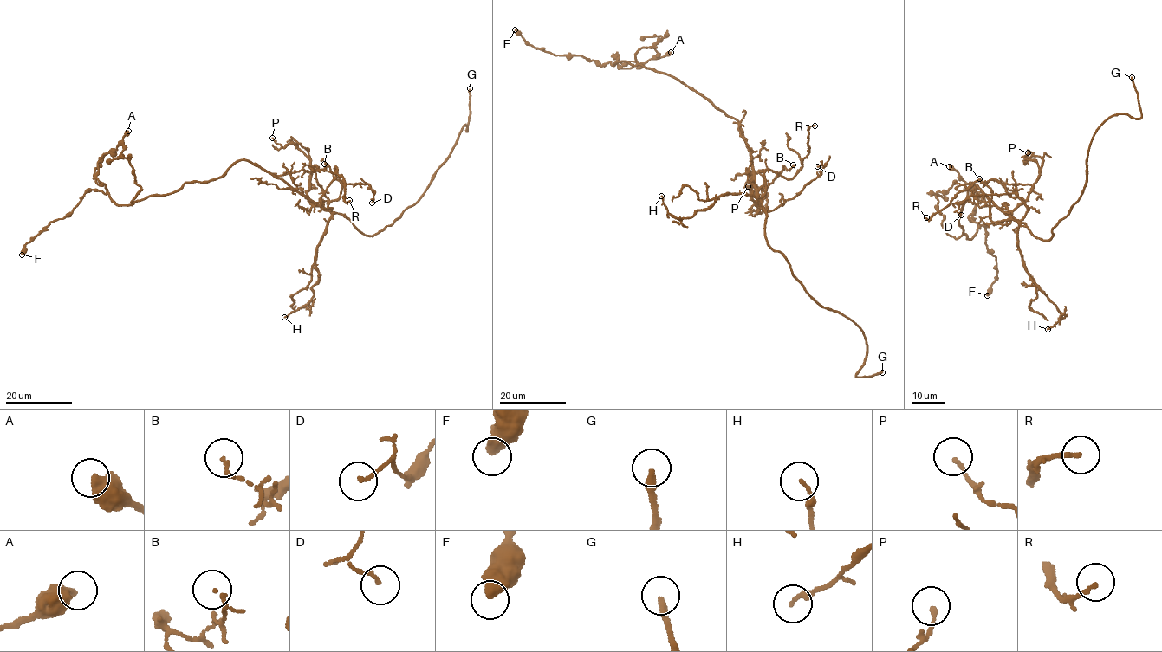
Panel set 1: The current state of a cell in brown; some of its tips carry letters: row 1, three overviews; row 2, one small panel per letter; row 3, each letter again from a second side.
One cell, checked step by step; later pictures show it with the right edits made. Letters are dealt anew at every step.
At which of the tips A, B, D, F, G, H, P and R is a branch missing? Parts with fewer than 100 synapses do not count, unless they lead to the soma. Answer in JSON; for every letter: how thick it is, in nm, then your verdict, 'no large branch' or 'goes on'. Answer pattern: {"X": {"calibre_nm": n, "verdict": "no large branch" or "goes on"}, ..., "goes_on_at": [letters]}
{"A": {"calibre_nm": 600, "verdict": "no large branch"}, "B": {"calibre_nm": 90, "verdict": "no large branch"}, "D": {"calibre_nm": 120, "verdict": "no large branch"}, "F": {"calibre_nm": 550, "verdict": "no large branch"}, "G": {"calibre_nm": 240, "verdict": "goes on"}, "H": {"calibre_nm": 120, "verdict": "no large branch"}, "P": {"calibre_nm": 140, "verdict": "no large branch"}, "R": {"calibre_nm": 160, "verdict": "no large branch"}, "goes_on_at": ["G"]}

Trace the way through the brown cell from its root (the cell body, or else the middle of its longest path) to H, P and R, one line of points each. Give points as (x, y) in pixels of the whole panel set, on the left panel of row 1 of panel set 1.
H: (296, 191), (331, 216), (317, 248), (319, 276), (312, 288), (313, 295), (307, 304), (284, 317)
P: (296, 191), (312, 203), (307, 194), (312, 171), (310, 161), (296, 144), (282, 147), (272, 138)
R: (296, 191), (331, 209), (321, 208), (321, 196), (336, 176), (335, 167), (345, 183), (343, 199), (349, 200)

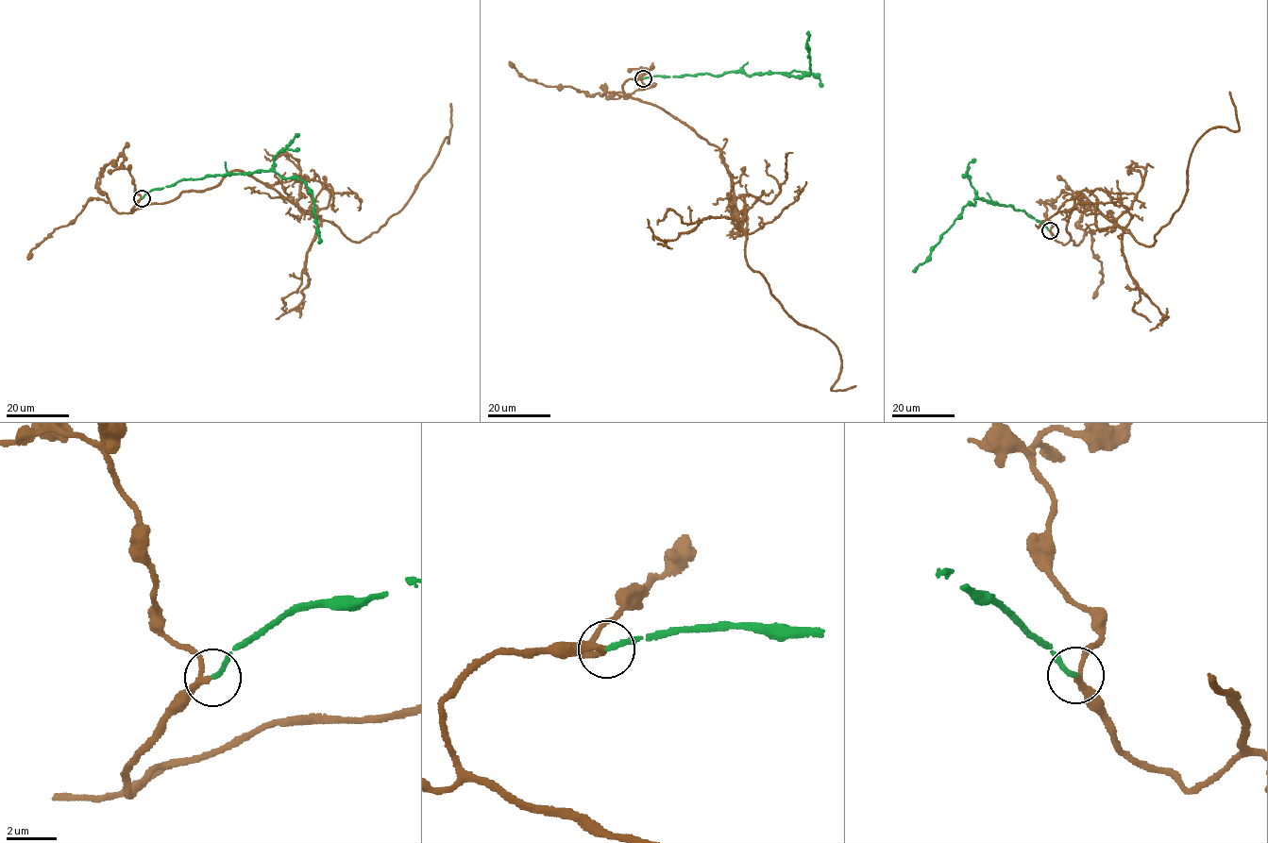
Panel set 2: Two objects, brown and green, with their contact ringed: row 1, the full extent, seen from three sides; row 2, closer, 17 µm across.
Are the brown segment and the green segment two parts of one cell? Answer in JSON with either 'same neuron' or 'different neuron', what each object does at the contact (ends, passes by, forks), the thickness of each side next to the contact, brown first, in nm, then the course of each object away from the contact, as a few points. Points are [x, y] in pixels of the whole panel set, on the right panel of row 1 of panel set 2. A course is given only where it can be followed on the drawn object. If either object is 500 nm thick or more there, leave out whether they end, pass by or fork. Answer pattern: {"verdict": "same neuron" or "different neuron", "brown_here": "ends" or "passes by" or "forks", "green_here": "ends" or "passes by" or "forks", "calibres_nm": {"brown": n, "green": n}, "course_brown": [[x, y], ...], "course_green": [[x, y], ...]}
{"verdict": "same neuron", "brown_here": "passes by", "green_here": "ends", "calibres_nm": {"brown": 180, "green": 180}, "course_brown": [[1049, 230], [1070, 241], [1078, 192], [1154, 245], [1181, 205], [1192, 147], [1213, 128], [1239, 128], [1229, 92]], "course_green": [[1049, 230], [1024, 211], [974, 197], [973, 204], [968, 203], [941, 235], [930, 258], [912, 272]]}

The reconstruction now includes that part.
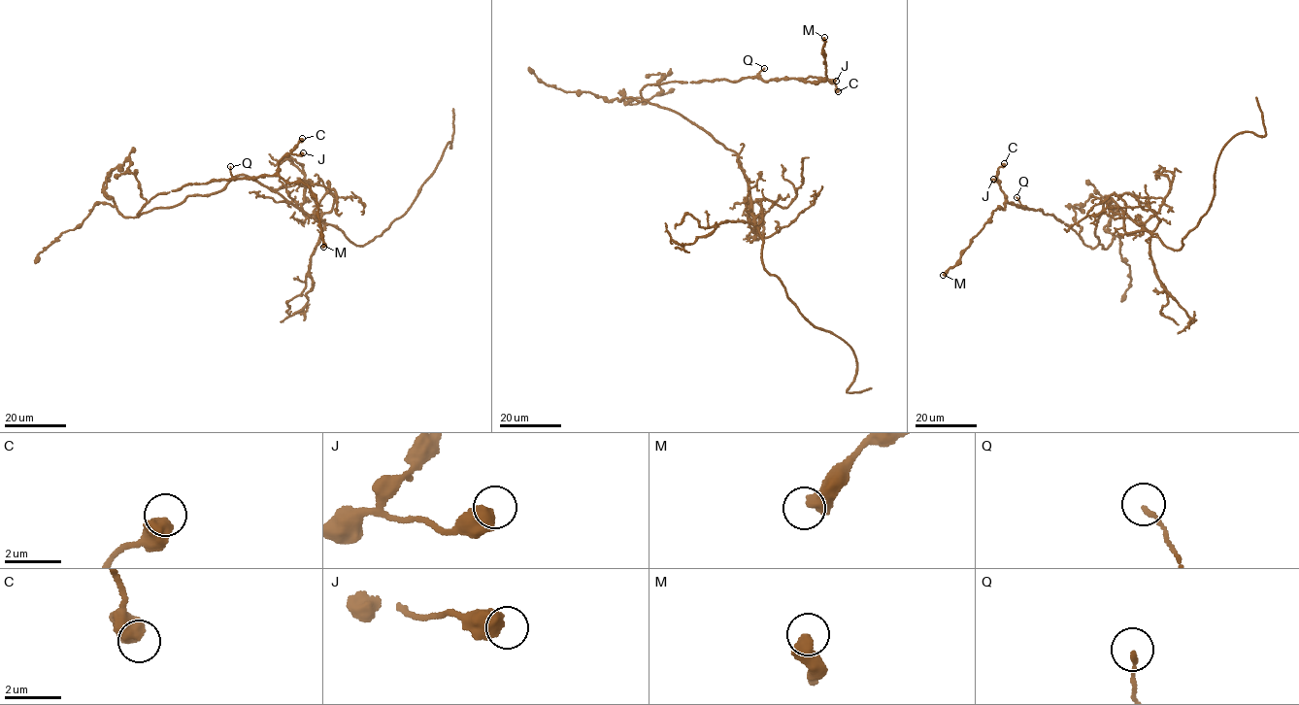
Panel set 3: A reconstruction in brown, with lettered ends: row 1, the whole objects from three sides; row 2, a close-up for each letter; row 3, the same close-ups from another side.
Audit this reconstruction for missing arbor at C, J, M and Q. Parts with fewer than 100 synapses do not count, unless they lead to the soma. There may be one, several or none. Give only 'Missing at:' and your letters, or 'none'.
Missing at: none

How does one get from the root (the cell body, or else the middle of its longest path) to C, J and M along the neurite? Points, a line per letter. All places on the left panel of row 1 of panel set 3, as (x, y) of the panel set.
C: (229, 182), (218, 191), (189, 195), (137, 217), (150, 199), (187, 184), (273, 175), (302, 138)
J: (229, 182), (218, 191), (189, 195), (137, 217), (157, 194), (187, 184), (273, 175), (283, 157), (303, 152)
M: (229, 182), (137, 217), (150, 199), (187, 184), (277, 175), (303, 183), (315, 195), (323, 247)

